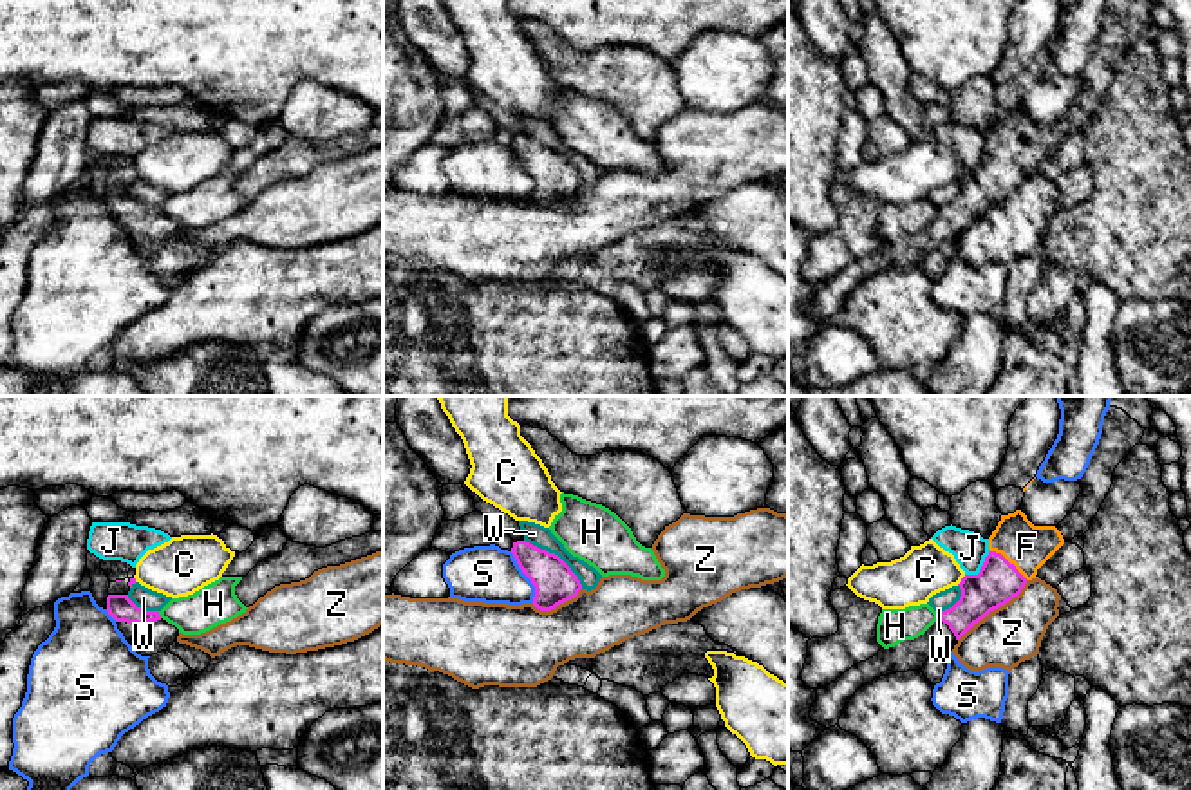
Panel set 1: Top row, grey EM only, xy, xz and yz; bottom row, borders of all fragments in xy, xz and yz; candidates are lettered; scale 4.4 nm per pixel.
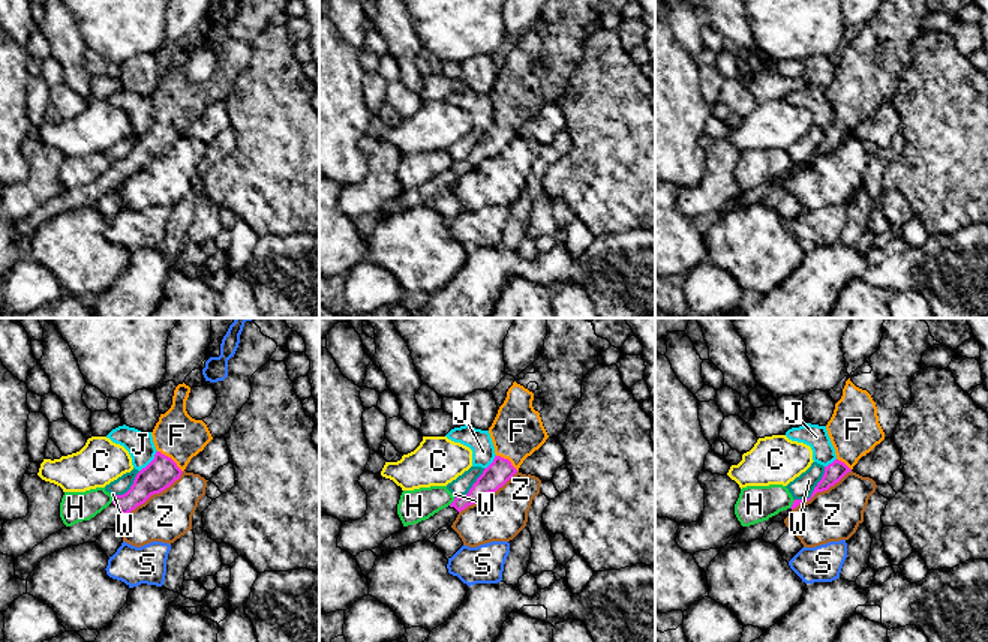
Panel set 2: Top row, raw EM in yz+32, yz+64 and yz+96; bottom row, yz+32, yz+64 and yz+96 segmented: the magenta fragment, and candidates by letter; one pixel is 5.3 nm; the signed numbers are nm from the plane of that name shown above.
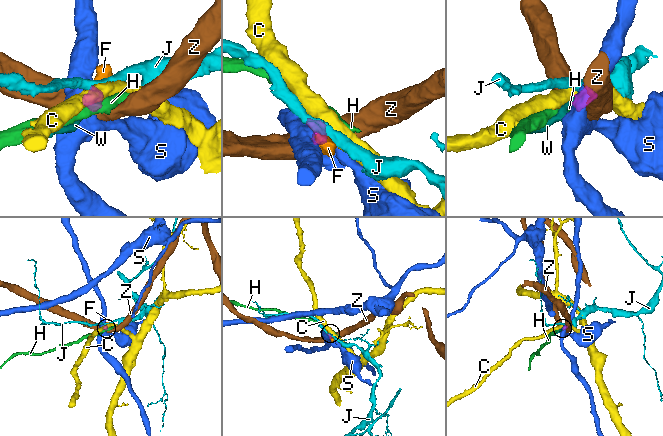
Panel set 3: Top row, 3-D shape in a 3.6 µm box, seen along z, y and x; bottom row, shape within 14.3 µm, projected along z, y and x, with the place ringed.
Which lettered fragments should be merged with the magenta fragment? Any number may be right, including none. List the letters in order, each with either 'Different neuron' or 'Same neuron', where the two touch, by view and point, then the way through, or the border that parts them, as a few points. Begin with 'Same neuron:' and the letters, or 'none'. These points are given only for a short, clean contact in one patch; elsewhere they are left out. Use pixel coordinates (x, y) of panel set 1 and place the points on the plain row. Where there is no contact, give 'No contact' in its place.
Same neuron: F
C: Different neuron. Touches magenta at yz (962, 176). Boundary: yz (965, 170), (956, 179)
F: Same neuron. Touches magenta at yz (1007, 156). Path across: yz (998, 176), (1007, 156), (1027, 141)
H: Different neuron. Touches magenta at xy (159, 210). Boundary: xy (158, 206), (161, 212)
J: Different neuron. Touches magenta at yz (982, 163). Boundary: yz (989, 145), (982, 163), (976, 169), (965, 170)
S: Different neuron. Touches magenta at xz (526, 170)
W: Different neuron. Touches magenta at xz (557, 150). Boundary: xz (525, 134), (553, 147), (582, 183)
Z: Different neuron. Touches magenta at yz (994, 203). Boundary: yz (1027, 176), (1016, 190), (991, 205), (958, 235)

